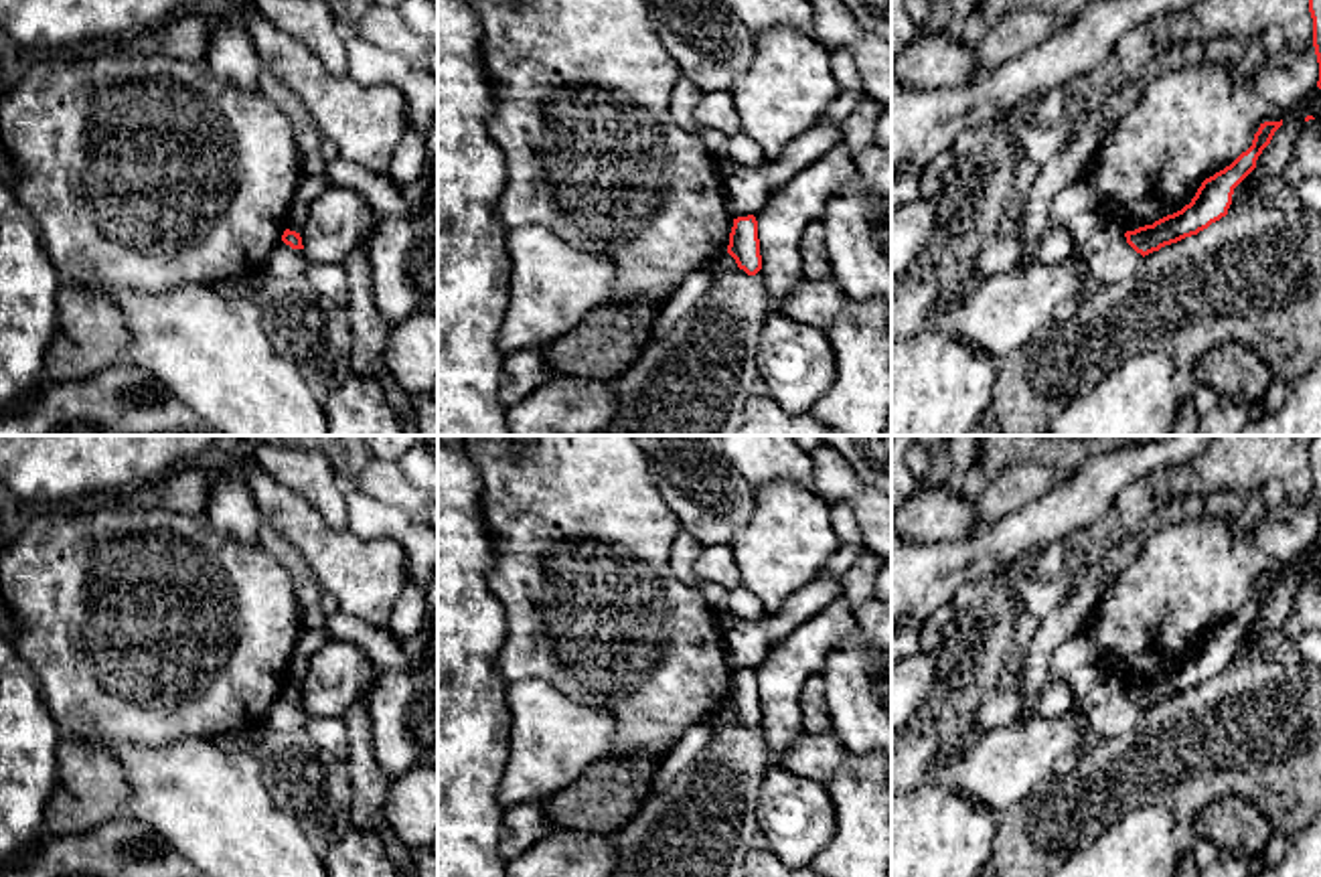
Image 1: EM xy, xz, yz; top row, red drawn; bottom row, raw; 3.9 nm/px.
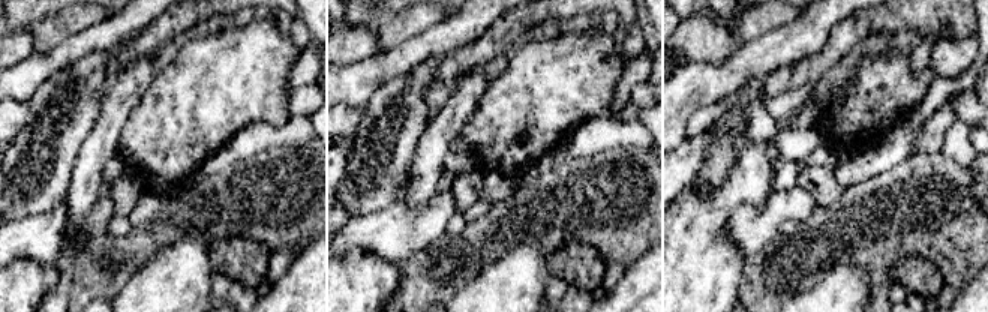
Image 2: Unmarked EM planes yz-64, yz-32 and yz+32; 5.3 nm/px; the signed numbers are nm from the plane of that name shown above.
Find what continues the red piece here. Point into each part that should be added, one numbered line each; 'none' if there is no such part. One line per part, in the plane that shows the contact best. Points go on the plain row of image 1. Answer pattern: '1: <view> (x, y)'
none

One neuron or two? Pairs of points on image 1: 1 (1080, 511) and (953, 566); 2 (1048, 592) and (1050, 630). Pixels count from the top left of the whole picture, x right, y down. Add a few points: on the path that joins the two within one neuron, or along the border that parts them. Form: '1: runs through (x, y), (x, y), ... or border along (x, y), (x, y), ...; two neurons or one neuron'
1: runs through (1048, 519), (985, 551); one neuron
2: border along (1072, 578), (1072, 590), (1040, 620); two neurons

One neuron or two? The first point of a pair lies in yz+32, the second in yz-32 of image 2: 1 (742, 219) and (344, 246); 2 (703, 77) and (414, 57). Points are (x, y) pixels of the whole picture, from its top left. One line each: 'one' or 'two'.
1: one
2: one

